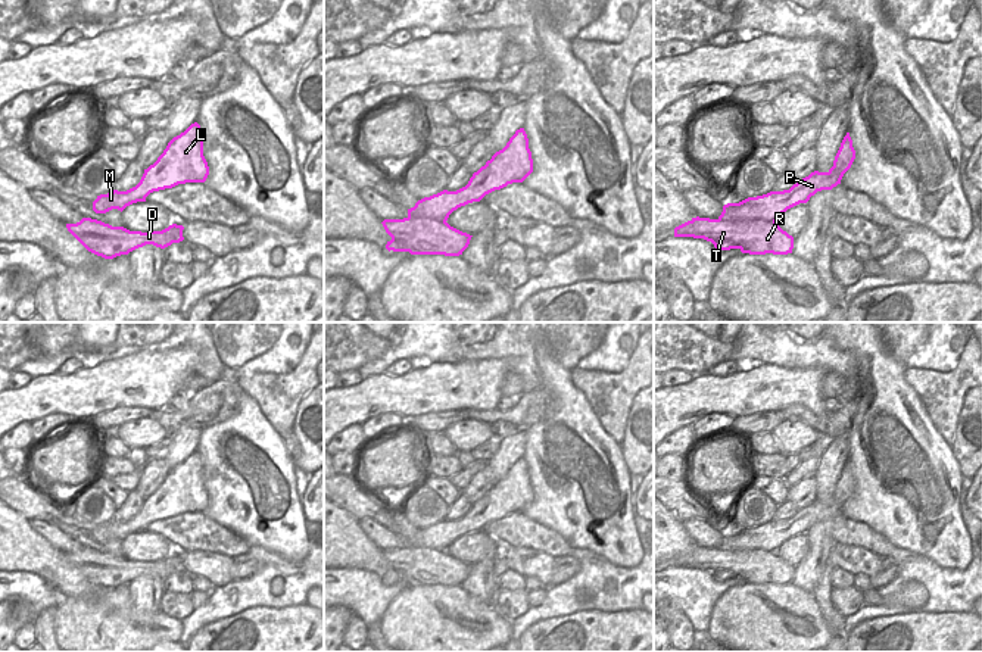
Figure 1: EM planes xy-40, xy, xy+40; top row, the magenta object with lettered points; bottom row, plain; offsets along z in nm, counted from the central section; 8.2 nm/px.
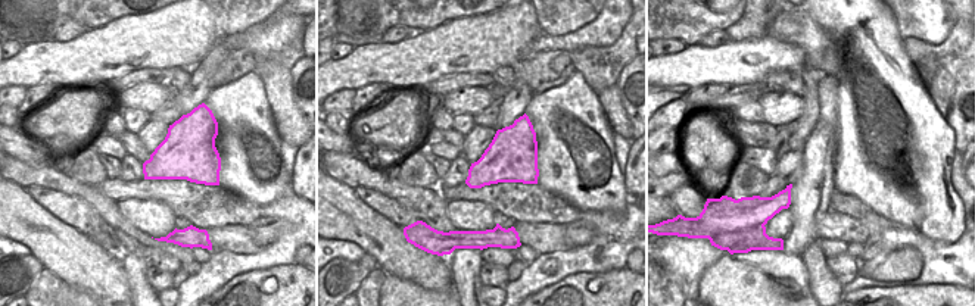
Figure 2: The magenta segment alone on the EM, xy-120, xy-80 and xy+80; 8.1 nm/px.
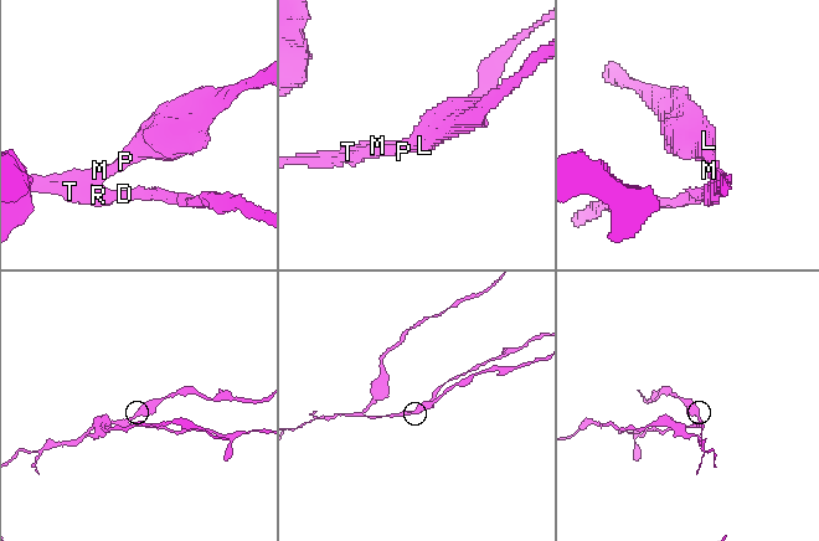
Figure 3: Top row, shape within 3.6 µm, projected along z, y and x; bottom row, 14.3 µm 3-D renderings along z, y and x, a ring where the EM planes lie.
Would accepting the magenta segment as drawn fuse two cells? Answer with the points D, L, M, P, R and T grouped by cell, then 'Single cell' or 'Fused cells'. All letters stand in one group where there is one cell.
Groups: D R T / L M P. Fused cells.

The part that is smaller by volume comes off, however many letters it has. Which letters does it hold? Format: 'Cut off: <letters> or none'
Cut off: D, R, T.

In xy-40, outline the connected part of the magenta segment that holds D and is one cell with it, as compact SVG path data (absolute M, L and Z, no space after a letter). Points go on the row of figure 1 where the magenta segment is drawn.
M82 218L77 224L66 224L68 231L91 253L105 259L113 259L121 255L153 244L165 249L172 243L180 243L183 225L172 224L162 231L130 231L124 227L112 227L97 219Z

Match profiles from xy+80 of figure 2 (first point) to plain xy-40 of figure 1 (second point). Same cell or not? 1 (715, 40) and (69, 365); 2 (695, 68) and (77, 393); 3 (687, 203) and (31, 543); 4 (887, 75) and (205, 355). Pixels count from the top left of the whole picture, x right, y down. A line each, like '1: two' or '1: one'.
1: one
2: one
3: two
4: two

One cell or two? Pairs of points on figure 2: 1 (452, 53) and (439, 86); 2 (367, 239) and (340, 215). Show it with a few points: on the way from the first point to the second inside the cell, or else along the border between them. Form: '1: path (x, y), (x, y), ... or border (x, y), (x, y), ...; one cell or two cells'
1: border (476, 71), (441, 77), (411, 89); two cells
2: path (361, 233), (346, 218); one cell

